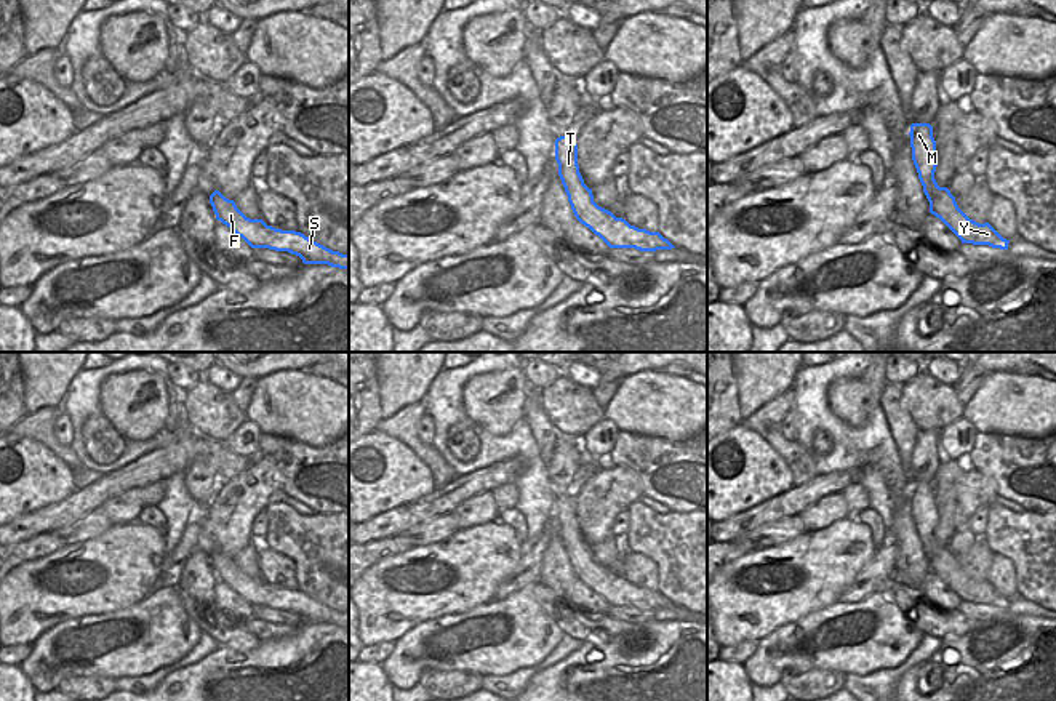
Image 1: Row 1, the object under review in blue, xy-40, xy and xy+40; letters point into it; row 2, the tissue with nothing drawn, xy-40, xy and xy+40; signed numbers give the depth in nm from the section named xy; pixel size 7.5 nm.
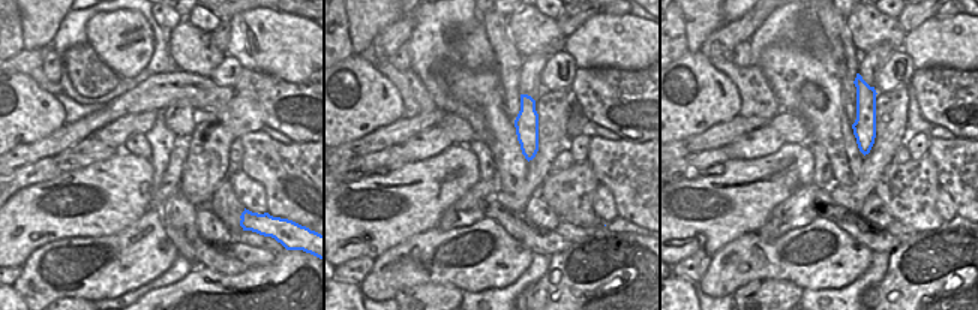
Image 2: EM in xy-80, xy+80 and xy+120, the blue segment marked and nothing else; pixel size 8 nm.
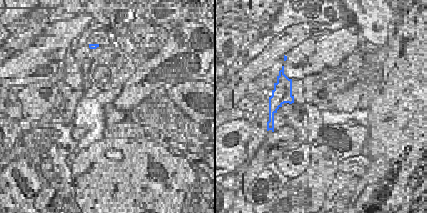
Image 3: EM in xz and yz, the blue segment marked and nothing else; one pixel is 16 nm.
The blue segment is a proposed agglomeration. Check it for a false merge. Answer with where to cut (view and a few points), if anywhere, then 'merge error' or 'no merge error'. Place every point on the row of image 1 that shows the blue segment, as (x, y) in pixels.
no cut | no merge error

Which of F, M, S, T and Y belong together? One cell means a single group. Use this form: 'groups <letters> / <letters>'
groups F M S T Y

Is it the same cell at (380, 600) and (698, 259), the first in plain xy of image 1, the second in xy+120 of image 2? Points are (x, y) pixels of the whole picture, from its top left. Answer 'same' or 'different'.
different

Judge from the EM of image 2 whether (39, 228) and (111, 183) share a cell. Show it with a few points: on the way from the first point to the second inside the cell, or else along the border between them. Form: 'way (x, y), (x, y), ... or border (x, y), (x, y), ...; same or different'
way (62, 219), (84, 217), (105, 205); same

